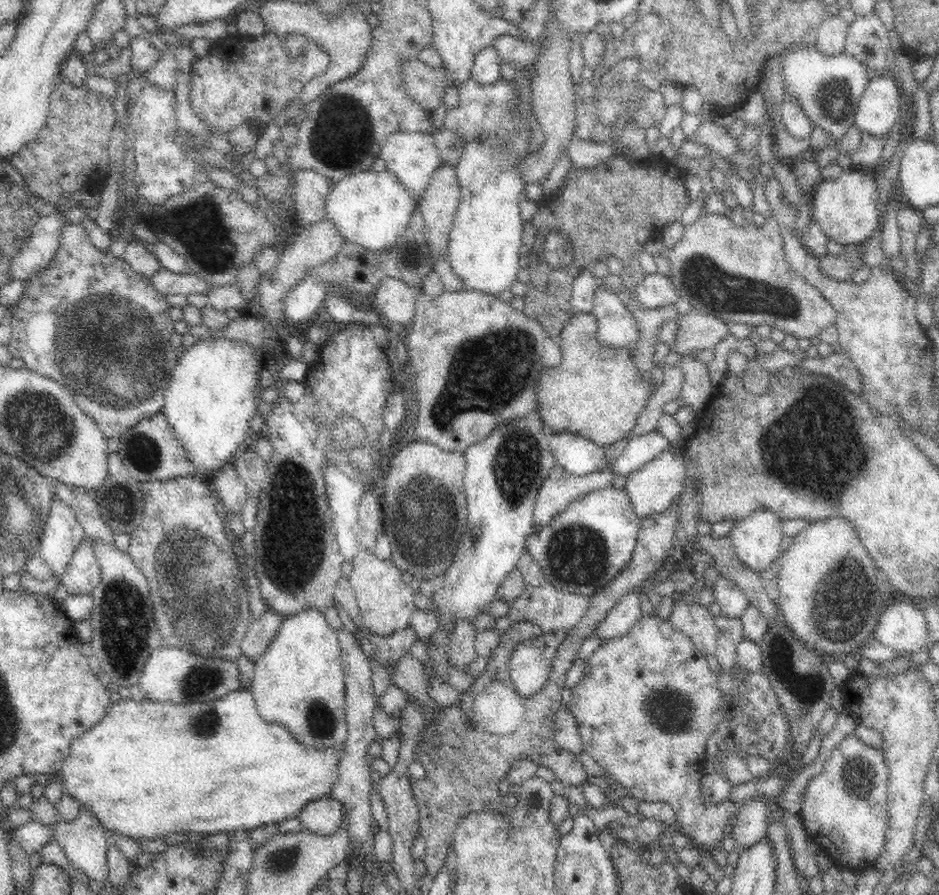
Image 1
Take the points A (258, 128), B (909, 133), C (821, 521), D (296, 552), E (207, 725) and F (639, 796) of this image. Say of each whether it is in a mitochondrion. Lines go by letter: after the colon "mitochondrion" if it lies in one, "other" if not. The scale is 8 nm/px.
A: other
B: other
C: other
D: mitochondrion
E: mitochondrion
F: other

